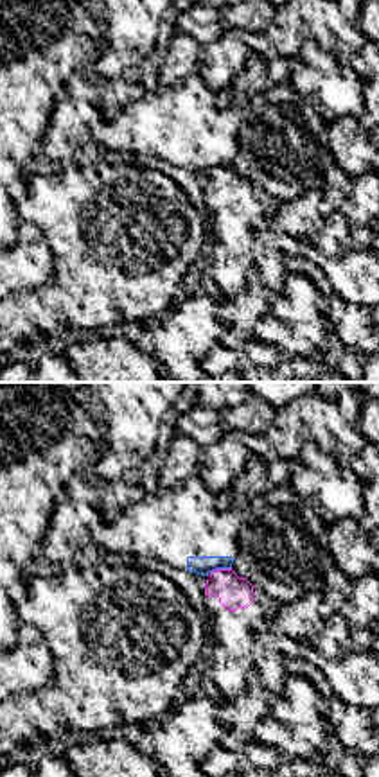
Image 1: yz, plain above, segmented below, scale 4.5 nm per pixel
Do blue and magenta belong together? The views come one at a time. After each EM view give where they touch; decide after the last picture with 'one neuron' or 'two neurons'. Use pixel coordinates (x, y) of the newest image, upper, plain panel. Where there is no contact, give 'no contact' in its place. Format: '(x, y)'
(220, 165)

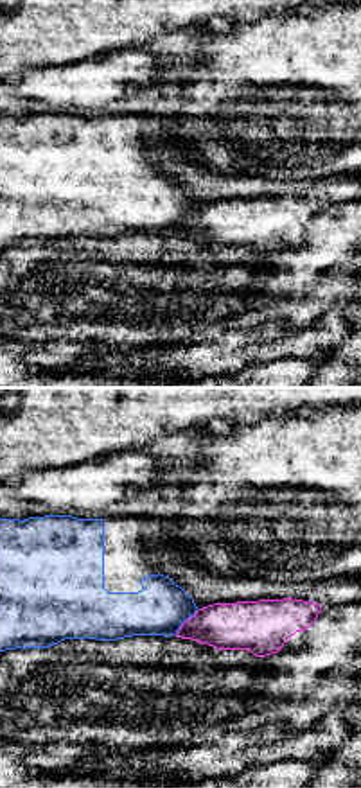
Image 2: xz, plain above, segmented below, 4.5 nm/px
(185, 218)

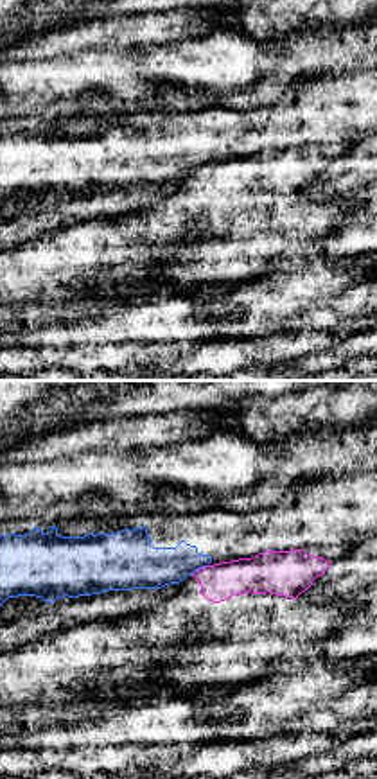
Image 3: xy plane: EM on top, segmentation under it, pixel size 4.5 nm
(200, 166)

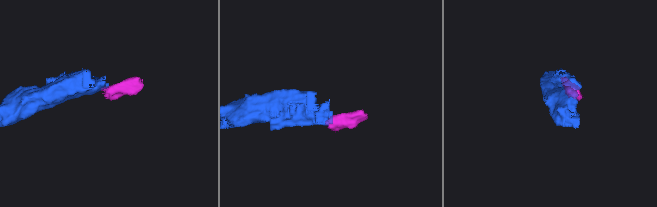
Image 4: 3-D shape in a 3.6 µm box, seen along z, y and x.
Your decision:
two neurons

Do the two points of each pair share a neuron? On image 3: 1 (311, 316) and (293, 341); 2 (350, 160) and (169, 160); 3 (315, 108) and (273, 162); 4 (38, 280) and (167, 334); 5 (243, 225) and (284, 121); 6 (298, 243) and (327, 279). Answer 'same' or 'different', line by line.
1: different
2: different
3: different
4: different
5: different
6: different

